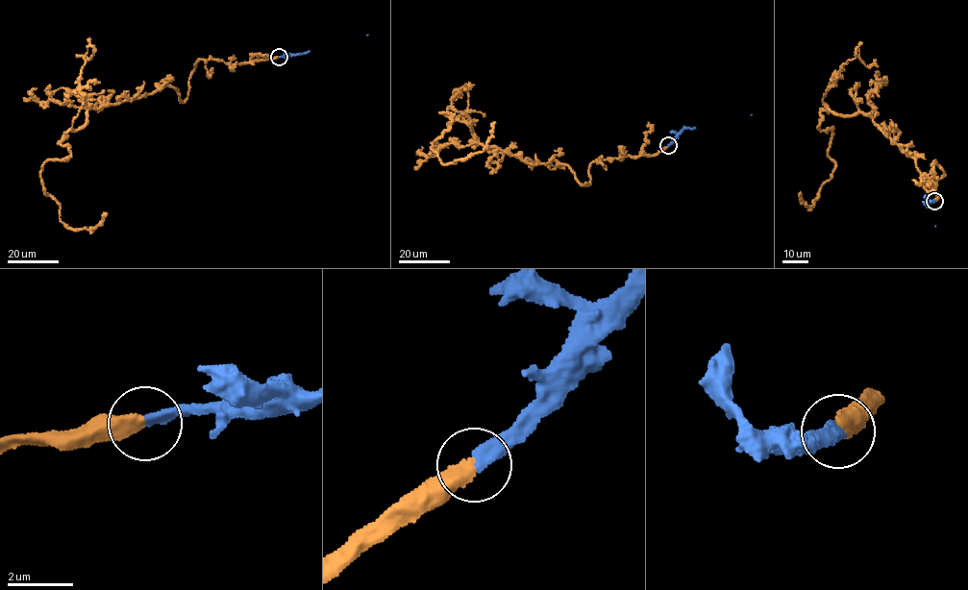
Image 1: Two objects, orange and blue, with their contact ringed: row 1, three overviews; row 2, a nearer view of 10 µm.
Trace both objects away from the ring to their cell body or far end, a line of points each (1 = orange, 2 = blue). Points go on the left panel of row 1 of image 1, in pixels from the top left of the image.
1: (279, 58), (200, 60), (185, 101), (163, 86), (86, 110), (40, 181), (68, 228), (106, 216)
2: (279, 58), (368, 35)

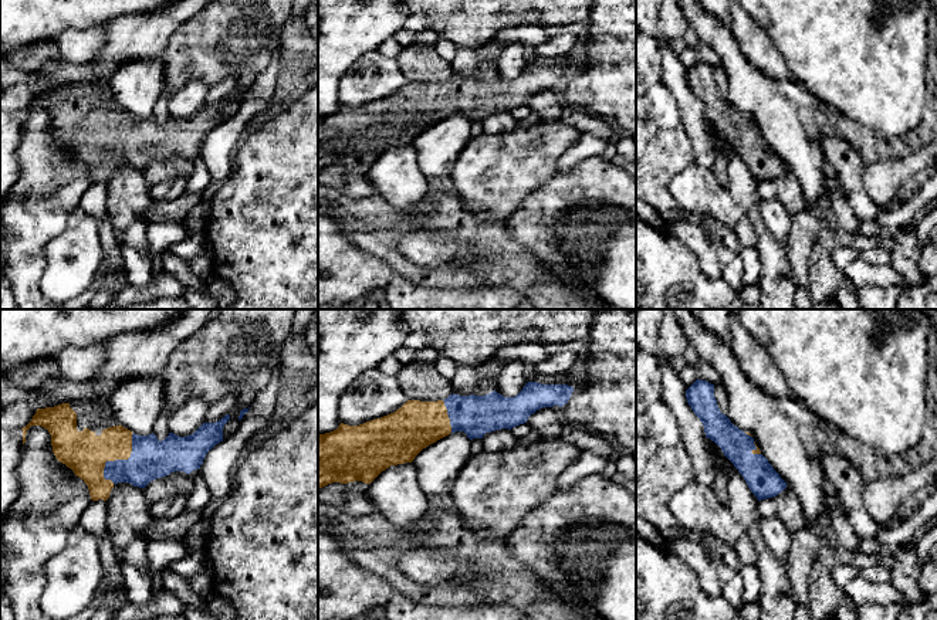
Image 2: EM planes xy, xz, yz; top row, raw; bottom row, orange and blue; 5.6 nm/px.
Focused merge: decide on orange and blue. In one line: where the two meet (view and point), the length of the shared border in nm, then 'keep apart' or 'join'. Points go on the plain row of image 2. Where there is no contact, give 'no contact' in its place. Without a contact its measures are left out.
contact xy (119, 141); length 320 nm; join

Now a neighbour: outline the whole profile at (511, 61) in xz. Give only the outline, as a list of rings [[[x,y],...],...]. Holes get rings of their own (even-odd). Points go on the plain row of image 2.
[[[522,43],[507,45],[498,55],[495,62],[495,74],[504,79],[517,78],[527,65],[524,50],[525,45]]]

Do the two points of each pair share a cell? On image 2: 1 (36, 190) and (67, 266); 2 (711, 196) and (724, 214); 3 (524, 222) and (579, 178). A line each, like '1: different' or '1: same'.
1: different
2: same
3: same

